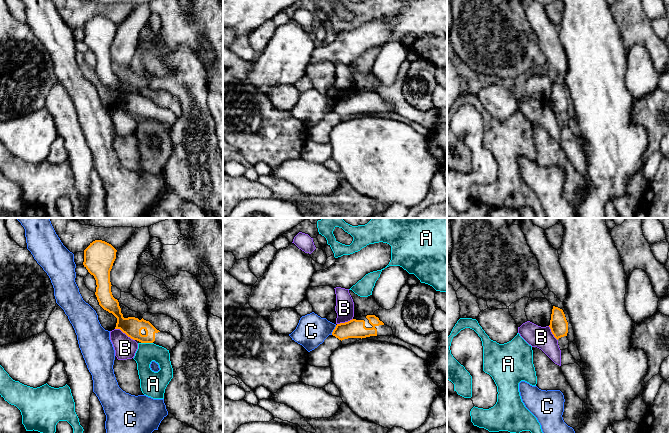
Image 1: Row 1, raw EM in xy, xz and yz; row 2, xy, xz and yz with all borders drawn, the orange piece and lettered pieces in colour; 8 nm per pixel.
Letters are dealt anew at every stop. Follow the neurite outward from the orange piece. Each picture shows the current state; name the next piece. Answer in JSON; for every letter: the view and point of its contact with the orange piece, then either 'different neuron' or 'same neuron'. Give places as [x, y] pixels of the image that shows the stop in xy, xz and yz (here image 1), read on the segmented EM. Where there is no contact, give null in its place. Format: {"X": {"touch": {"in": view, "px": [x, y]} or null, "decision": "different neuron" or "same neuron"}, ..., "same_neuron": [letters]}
{"A": {"touch": {"in": "xy", "px": [147, 342]}, "decision": "different neuron"}, "B": {"touch": {"in": "xy", "px": [125, 333]}, "decision": "different neuron"}, "C": {"touch": {"in": "xz", "px": [333, 330]}, "decision": "different neuron"}, "same_neuron": []}

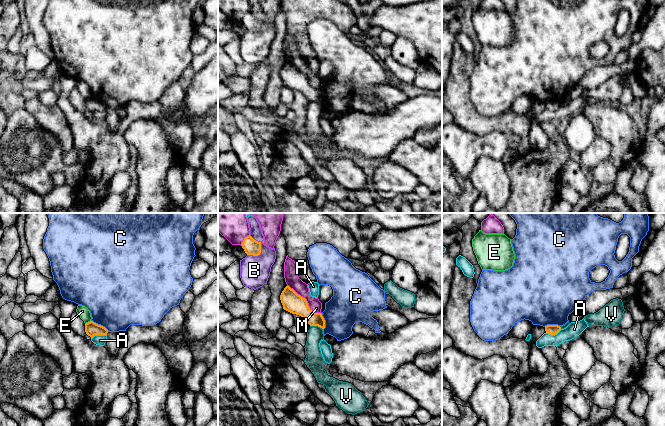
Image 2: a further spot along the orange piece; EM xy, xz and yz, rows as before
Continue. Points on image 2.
{"A": {"touch": {"in": "xy", "px": [98, 334]}, "decision": "different neuron"}, "B": {"touch": {"in": "xz", "px": [260, 244]}, "decision": "different neuron"}, "C": {"touch": {"in": "xy", "px": [100, 325]}, "decision": "different neuron"}, "E": {"touch": {"in": "xy", "px": [88, 322]}, "decision": "different neuron"}, "M": {"touch": {"in": "xz", "px": [305, 300]}, "decision": "different neuron"}, "V": {"touch": {"in": "xz", "px": [316, 325]}, "decision": "different neuron"}, "same_neuron": []}

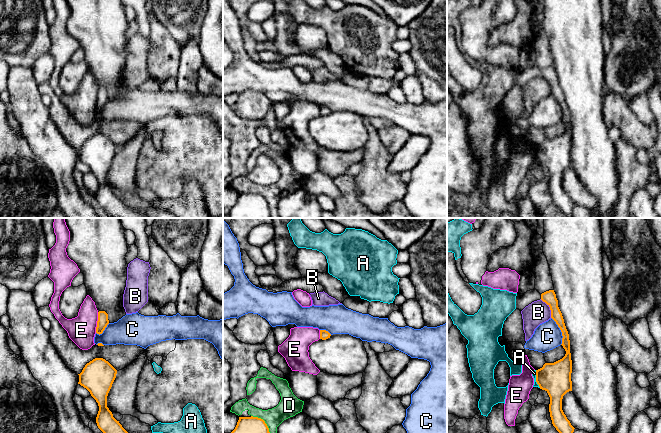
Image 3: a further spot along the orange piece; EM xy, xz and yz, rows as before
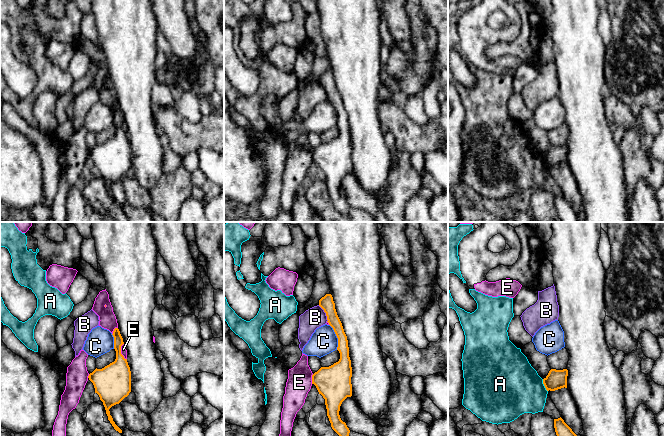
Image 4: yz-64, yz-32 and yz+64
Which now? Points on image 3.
{"A": {"touch": {"in": "yz", "px": [536, 379]}, "decision": "different neuron"}, "B": {"touch": {"in": "yz", "px": [550, 308]}, "decision": "different neuron"}, "C": {"touch": {"in": "yz", "px": [561, 331]}, "decision": "different neuron"}, "D": {"touch": {"in": "xz", "px": [263, 420]}, "decision": "different neuron"}, "E": {"touch": {"in": "xy", "px": [97, 322]}, "decision": "different neuron"}, "same_neuron": []}

